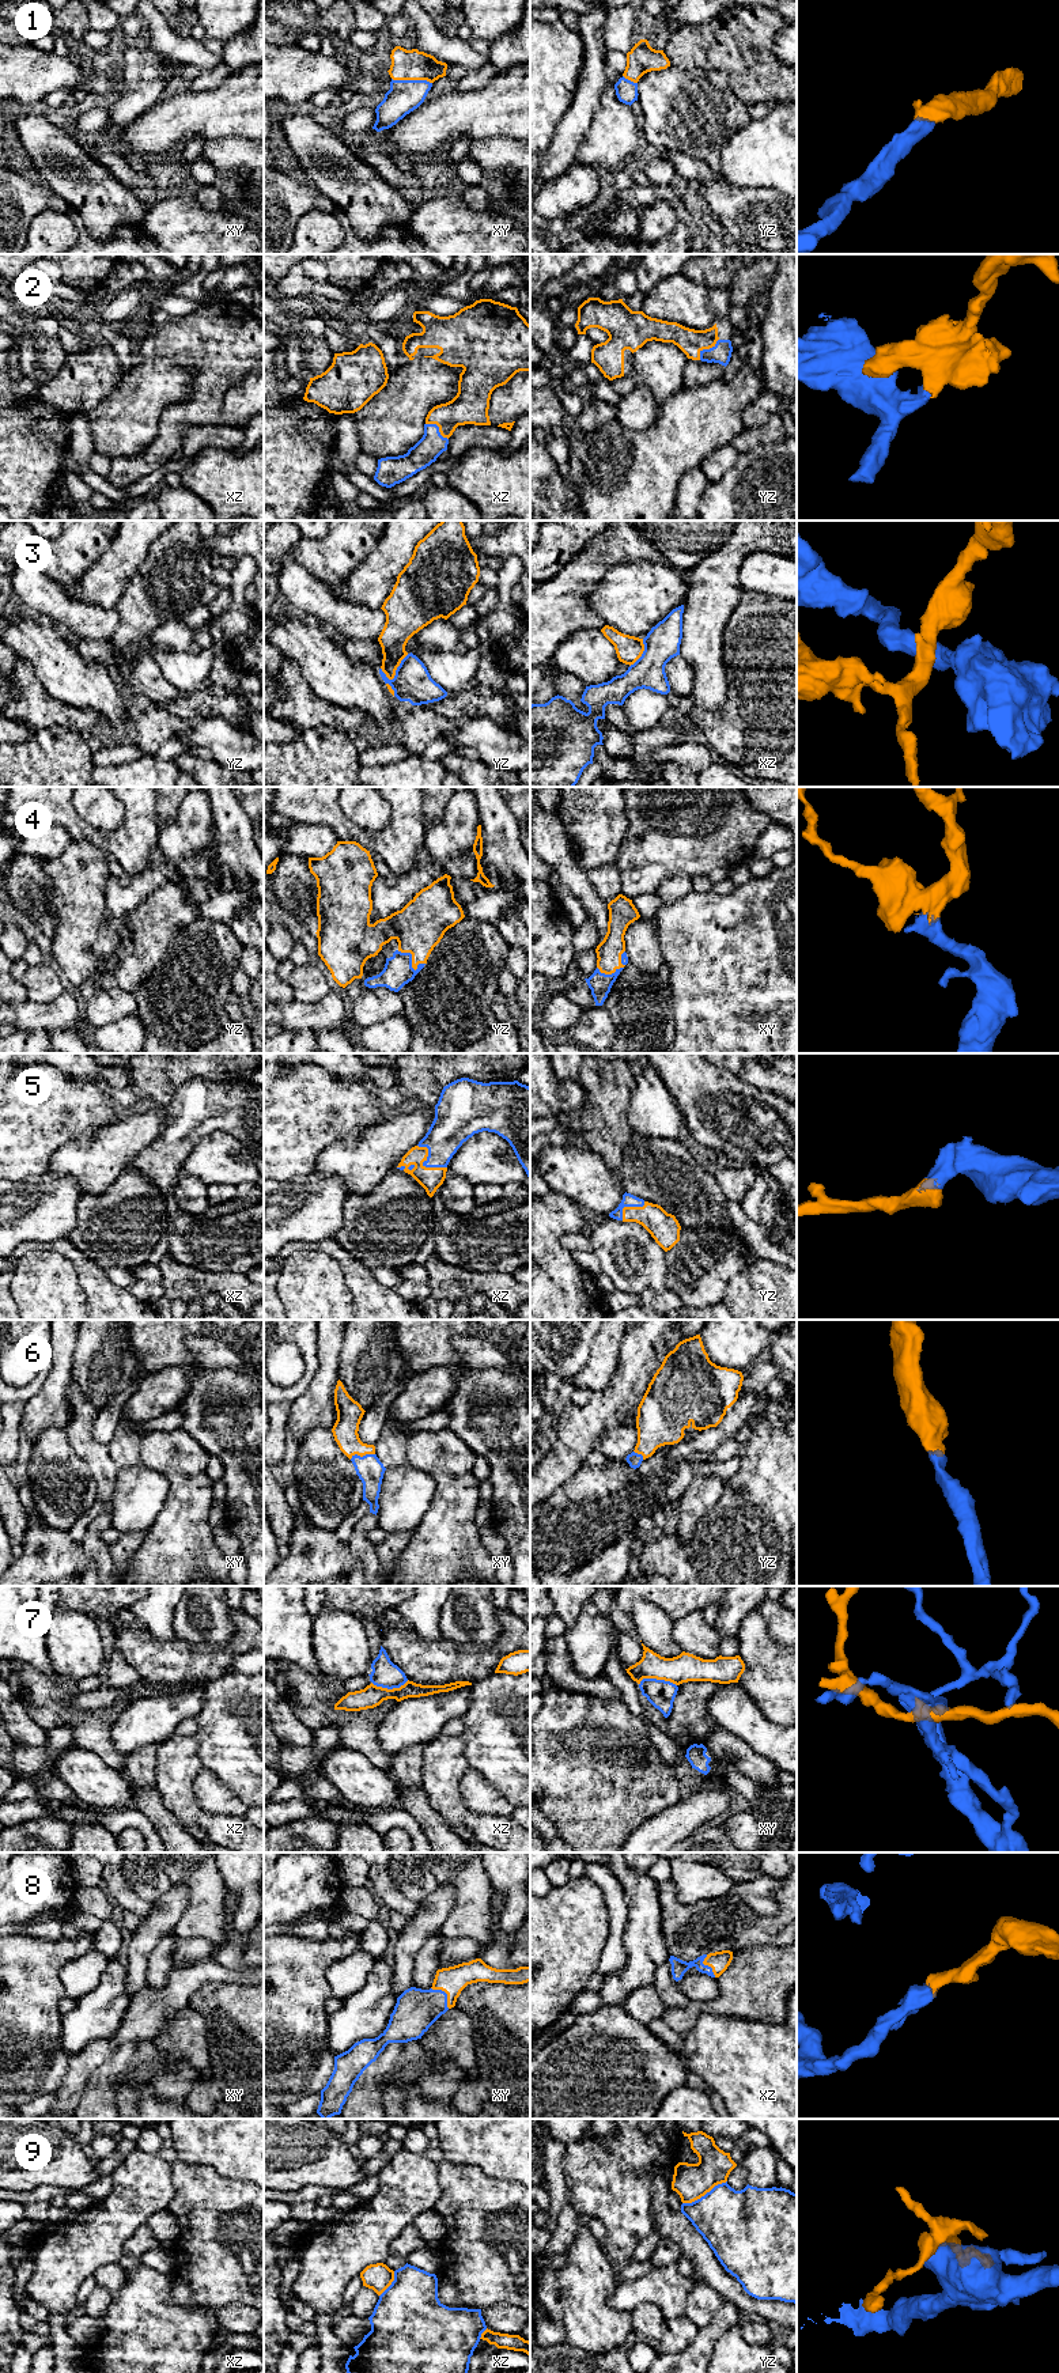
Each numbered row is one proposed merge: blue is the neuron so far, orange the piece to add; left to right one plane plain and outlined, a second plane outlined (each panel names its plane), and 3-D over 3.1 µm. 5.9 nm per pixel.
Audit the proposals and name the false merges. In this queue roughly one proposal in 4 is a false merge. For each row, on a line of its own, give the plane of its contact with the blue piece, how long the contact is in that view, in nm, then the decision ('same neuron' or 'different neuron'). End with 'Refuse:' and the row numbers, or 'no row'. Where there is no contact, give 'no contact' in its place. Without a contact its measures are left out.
1: meets blue in xy; contact 240 nm long; same neuron
2: meets blue in yz; contact 170 nm long; same neuron
3: meets blue in yz; contact 200 nm long; different neuron
4: meets blue in xy; contact 200 nm long; same neuron
5: meets blue in xz; contact 220 nm long; same neuron
6: meets blue in xy; contact 160 nm long; same neuron
7: meets blue in xy; contact 220 nm long; different neuron
8: meets blue in xy; contact 170 nm long; same neuron
9: meets blue in yz; contact 300 nm long; different neuron
Refuse: 3, 7, 9

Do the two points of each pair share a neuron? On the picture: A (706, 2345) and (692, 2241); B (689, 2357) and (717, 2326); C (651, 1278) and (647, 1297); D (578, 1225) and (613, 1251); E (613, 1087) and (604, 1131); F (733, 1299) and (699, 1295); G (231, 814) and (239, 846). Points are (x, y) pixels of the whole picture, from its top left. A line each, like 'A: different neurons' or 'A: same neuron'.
A: different neurons
B: same neuron
C: different neurons
D: different neurons
E: same neuron
F: different neurons
G: same neuron

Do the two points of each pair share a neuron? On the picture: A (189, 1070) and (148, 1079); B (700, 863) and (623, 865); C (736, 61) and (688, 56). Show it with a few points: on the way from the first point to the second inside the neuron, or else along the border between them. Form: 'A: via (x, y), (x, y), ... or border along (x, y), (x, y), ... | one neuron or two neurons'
A: via (180, 1071), (158, 1075) | one neuron
B: via (681, 854), (642, 854) | one neuron
C: via (723, 61), (706, 63), (700, 57) | one neuron

